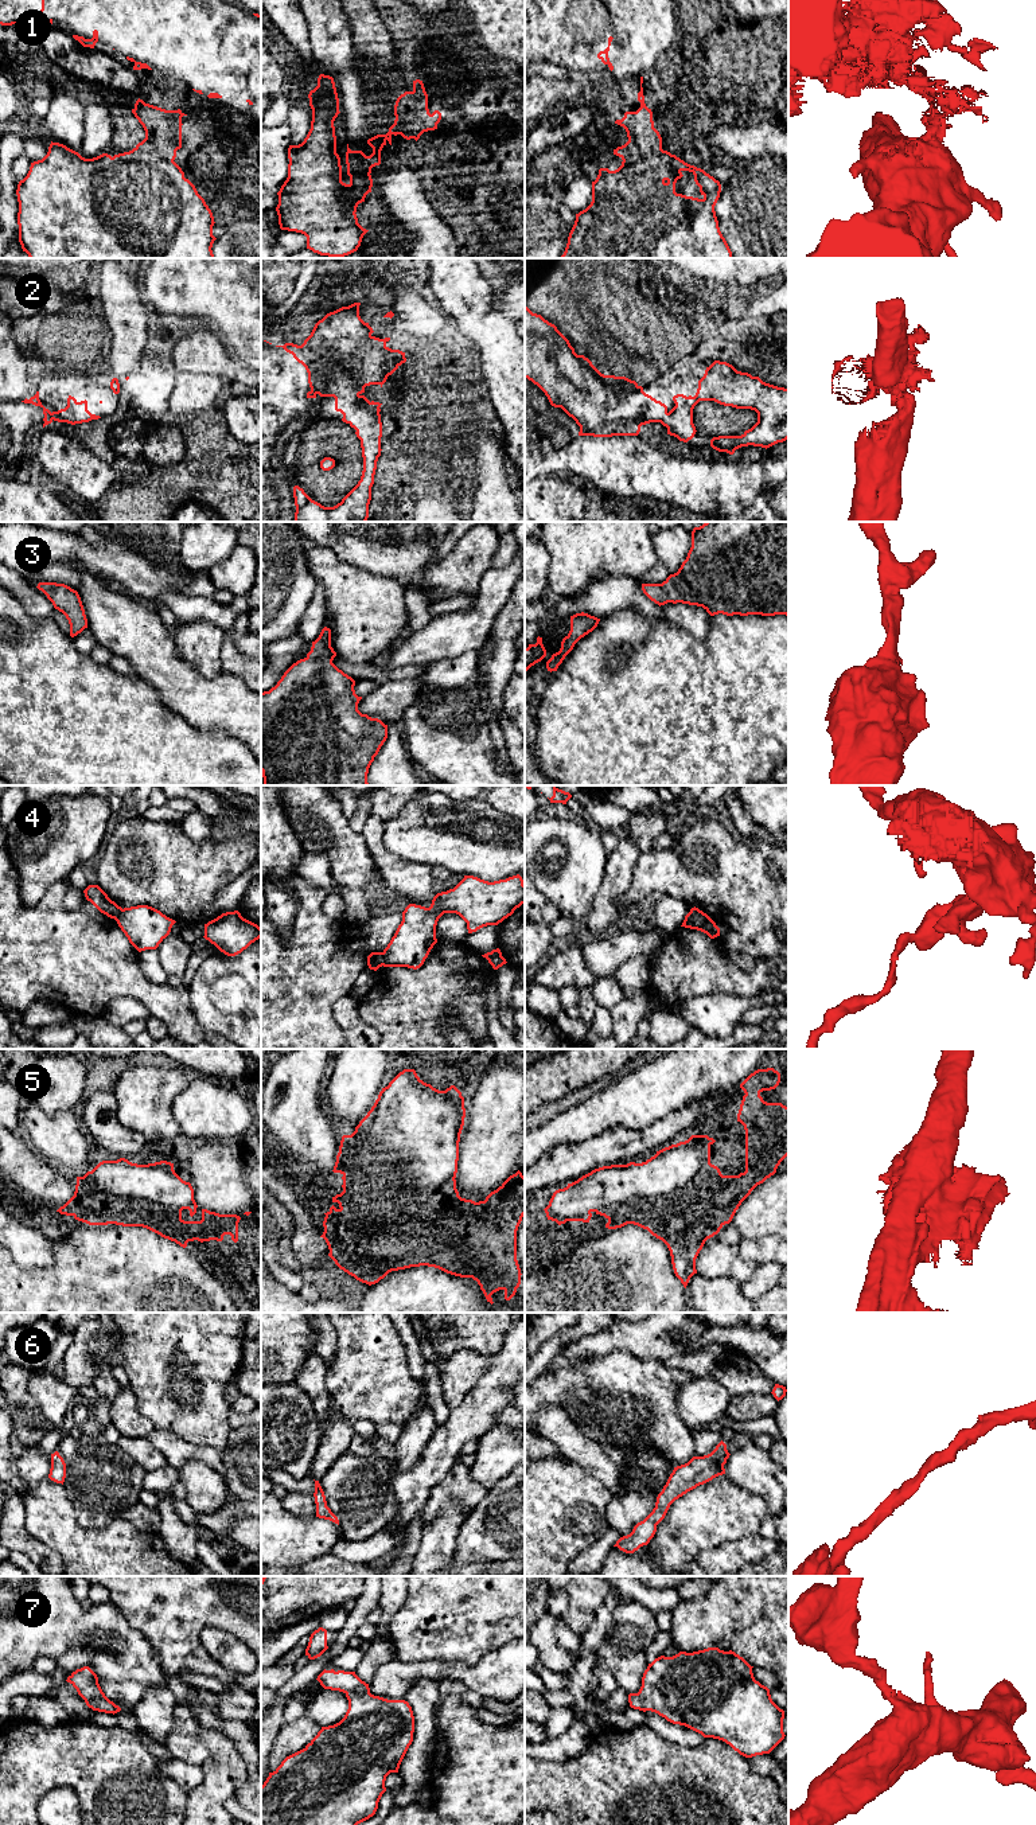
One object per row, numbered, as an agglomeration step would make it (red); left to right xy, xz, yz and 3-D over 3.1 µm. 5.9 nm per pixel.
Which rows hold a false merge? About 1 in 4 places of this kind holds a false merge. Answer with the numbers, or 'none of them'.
1, 4

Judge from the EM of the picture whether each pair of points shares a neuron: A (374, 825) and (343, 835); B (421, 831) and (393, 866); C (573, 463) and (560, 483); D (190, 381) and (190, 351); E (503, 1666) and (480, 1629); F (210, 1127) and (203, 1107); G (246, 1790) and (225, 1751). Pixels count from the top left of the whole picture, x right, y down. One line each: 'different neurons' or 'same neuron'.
A: different neurons
B: different neurons
C: different neurons
D: different neurons
E: different neurons
F: same neuron
G: different neurons

